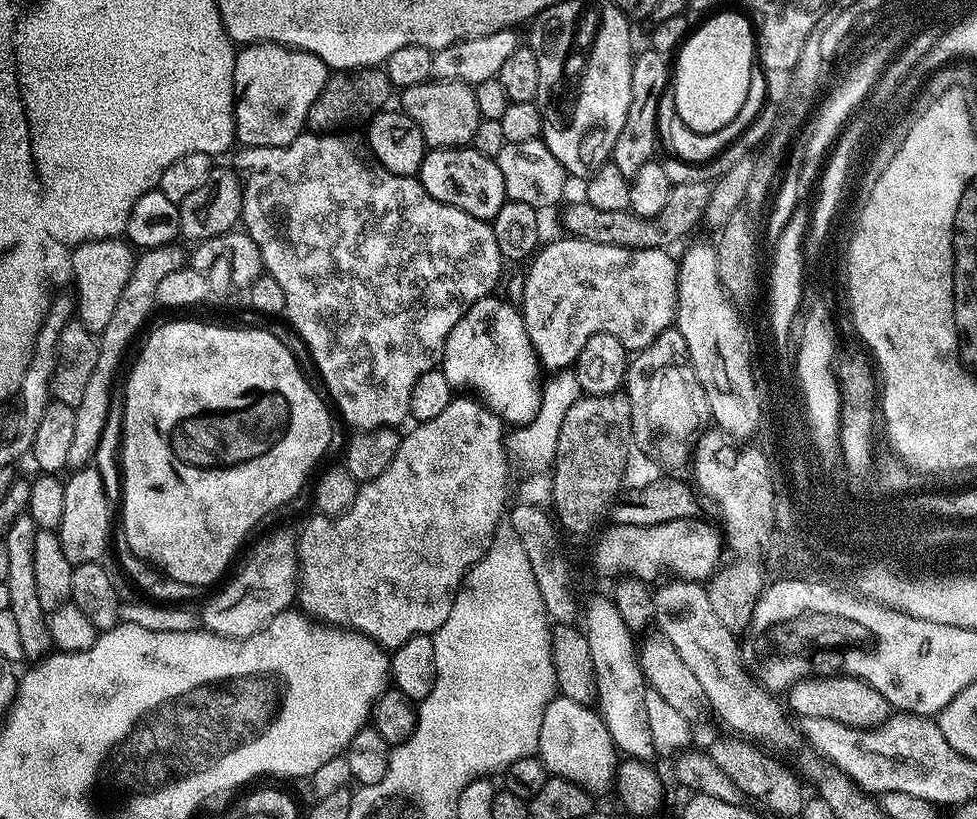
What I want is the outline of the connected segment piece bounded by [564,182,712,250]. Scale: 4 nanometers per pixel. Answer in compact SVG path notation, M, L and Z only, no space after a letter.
M684 182L673 184L666 206L653 216L636 216L631 210L598 210L586 202L572 204L564 212L564 228L569 237L578 240L598 242L602 246L622 246L623 248L663 248L671 249L671 244L679 242L683 236L691 234L696 223L699 225L712 193L709 182Z

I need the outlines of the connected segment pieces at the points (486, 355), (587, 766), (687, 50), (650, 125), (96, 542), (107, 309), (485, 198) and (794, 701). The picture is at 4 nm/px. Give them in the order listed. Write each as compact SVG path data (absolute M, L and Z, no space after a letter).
M499 295L474 302L450 330L444 343L442 371L453 389L469 388L469 393L479 397L505 425L523 426L538 414L542 368L526 334L521 309Z
M561 695L552 699L546 706L546 714L542 716L542 730L538 734L538 755L551 775L566 778L582 786L587 792L599 794L613 787L618 749L595 707L579 704Z
M743 11L719 12L712 14L717 16L710 17L697 32L695 29L685 39L675 57L676 64L674 60L676 109L690 130L698 130L702 134L722 130L722 126L742 110L746 90L750 90L748 60L756 60L758 56L753 21Z
M645 50L637 51L632 62L632 85L630 86L630 110L626 114L626 126L614 142L610 162L622 170L626 177L636 176L638 170L657 154L660 132L656 129L658 106L666 89L670 87L670 64L662 54Z
M95 466L77 469L71 475L72 477L64 480L66 506L62 510L62 522L58 529L62 550L74 566L95 564L109 551L110 537L113 535L112 510L114 508L107 500L102 477Z
M121 239L91 240L73 249L72 272L78 286L76 318L93 334L106 328L134 263L131 247Z
M471 146L425 151L418 179L430 198L438 198L446 206L458 206L458 210L466 210L479 220L492 221L508 199L506 182L502 182L502 170L498 170L495 159L478 154Z
M820 674L815 678L805 678L787 689L787 696L787 707L791 711L793 708L805 721L810 718L834 718L834 722L842 722L851 728L875 728L877 724L883 724L890 715L890 705L886 698L882 698L882 694L874 690L874 686L859 680L857 676Z

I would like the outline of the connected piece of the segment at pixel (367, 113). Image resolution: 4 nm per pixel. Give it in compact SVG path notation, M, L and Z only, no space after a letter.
M383 67L333 71L326 86L322 86L322 94L318 94L318 98L314 98L314 106L310 106L307 131L312 134L336 134L341 130L348 130L344 128L367 125L376 113L389 107L388 99L392 95L394 96L394 89Z

